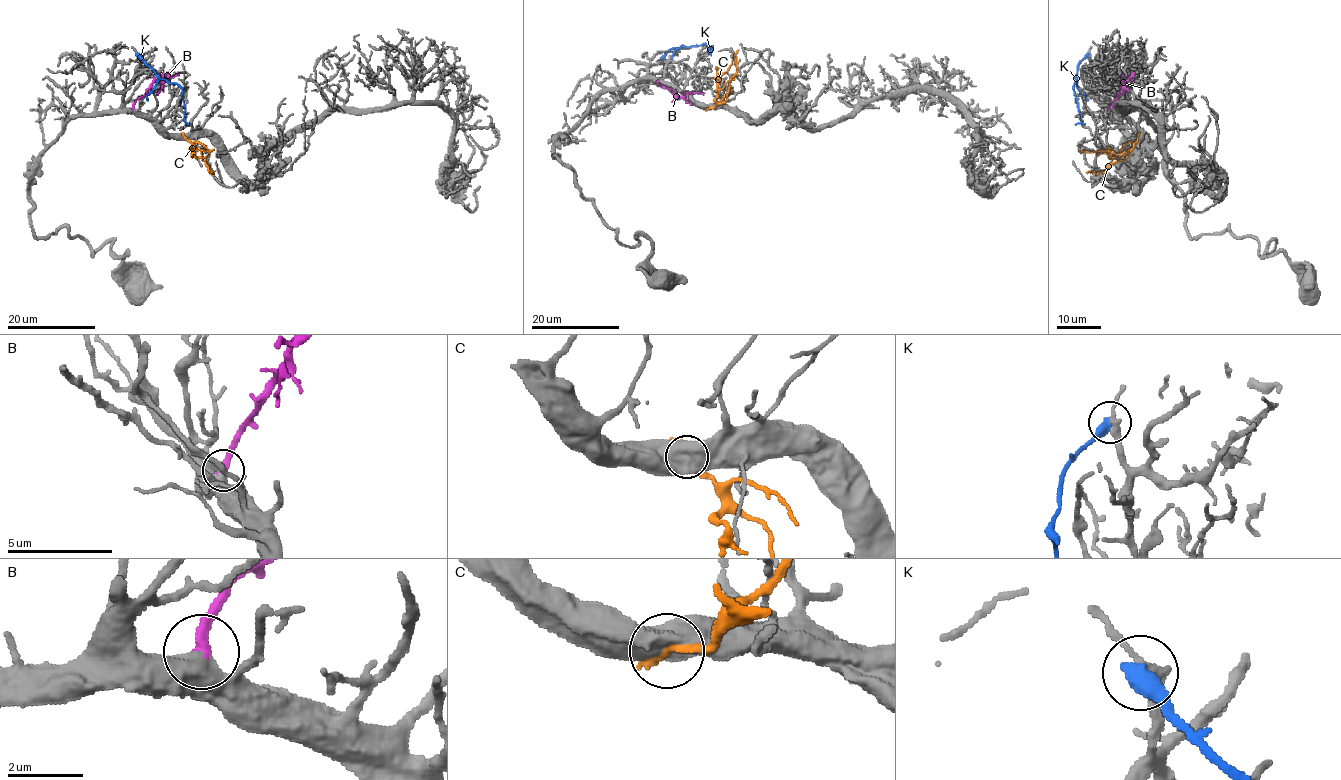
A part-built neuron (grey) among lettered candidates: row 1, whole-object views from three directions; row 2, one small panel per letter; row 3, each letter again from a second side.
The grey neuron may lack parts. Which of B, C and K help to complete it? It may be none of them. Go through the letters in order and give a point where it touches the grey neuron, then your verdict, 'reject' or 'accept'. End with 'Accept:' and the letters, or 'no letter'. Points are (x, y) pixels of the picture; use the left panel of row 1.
B: (133, 108) | accept
C: (184, 136) | reject
K: (138, 54) | reject
Accept: B

